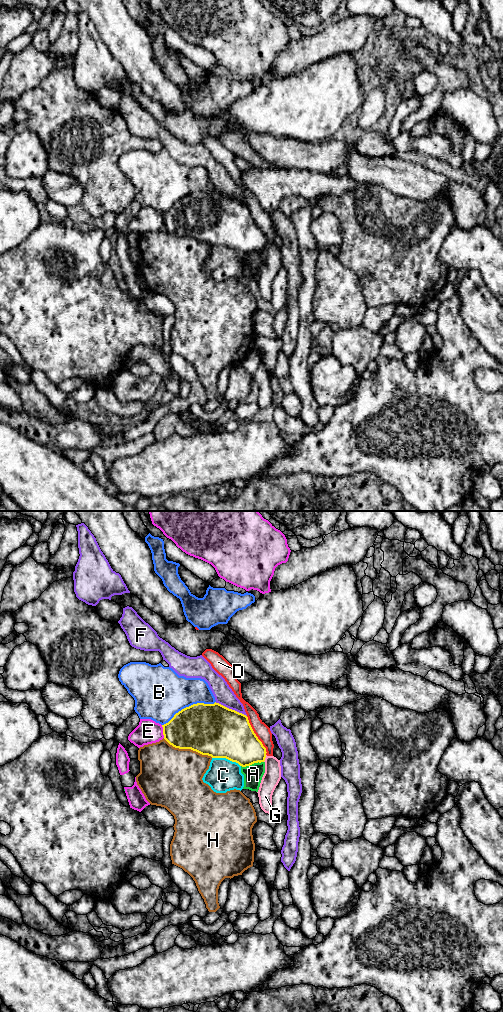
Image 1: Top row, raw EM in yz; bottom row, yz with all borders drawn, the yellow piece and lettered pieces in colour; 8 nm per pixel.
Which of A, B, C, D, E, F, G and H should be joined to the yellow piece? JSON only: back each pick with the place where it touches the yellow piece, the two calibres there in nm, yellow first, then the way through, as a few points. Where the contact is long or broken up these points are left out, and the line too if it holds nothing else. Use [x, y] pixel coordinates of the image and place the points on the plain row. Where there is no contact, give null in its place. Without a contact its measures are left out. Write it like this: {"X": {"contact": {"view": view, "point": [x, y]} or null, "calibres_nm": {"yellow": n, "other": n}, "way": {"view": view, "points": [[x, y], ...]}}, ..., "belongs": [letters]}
{"belongs": []}

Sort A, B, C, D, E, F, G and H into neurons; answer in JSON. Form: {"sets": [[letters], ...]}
{"sets": [["A"], ["B"], ["C"], ["D", "G"], ["E"], ["F"], ["H"]]}

